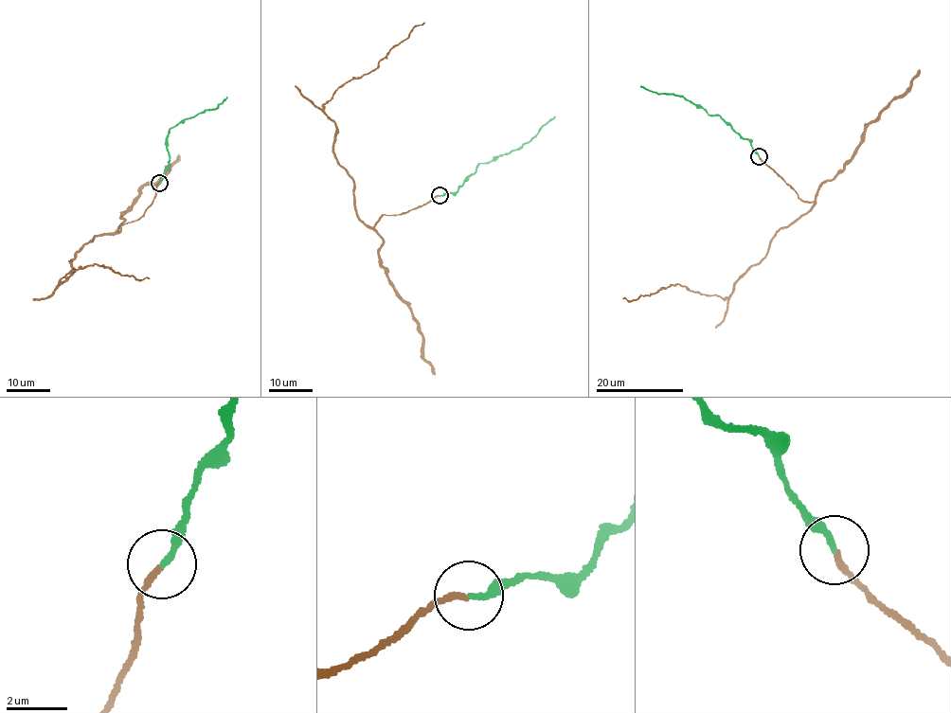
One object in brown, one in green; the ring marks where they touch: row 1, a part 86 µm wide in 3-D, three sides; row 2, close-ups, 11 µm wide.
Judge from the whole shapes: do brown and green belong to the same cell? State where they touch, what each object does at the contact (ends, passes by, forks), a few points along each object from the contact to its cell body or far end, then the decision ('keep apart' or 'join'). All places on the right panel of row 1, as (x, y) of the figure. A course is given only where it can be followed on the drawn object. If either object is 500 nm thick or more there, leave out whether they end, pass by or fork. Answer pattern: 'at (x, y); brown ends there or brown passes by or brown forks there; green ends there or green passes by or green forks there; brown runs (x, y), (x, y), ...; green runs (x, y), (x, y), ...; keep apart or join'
at (759, 156); brown ends there; green ends there; brown runs (759, 156), (798, 197), (815, 204), (780, 228), (764, 258), (727, 297), (677, 283), (630, 301), (622, 298); green runs (759, 156), (744, 137), (718, 115), (708, 114), (686, 98), (672, 93), (657, 93), (640, 86); join

